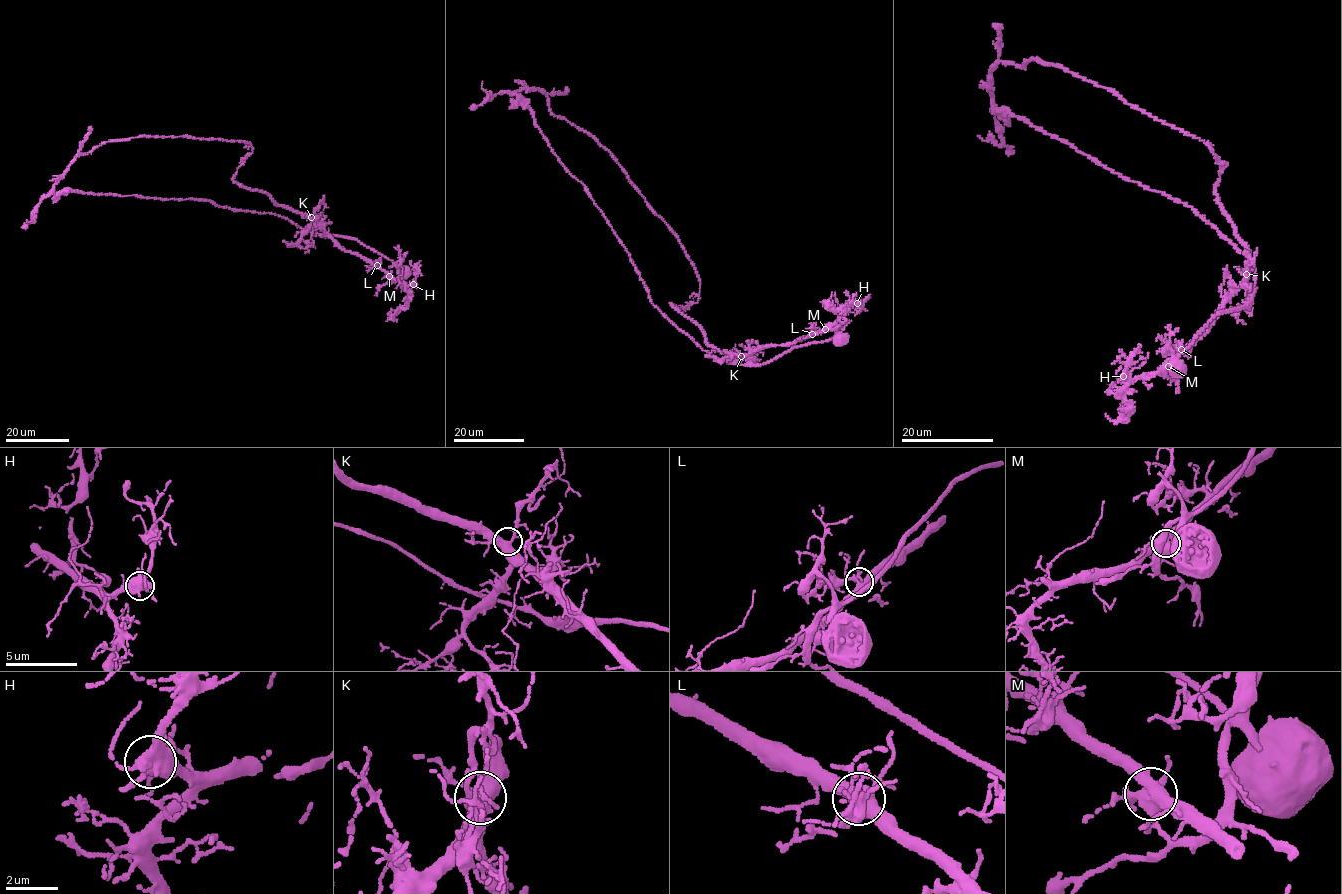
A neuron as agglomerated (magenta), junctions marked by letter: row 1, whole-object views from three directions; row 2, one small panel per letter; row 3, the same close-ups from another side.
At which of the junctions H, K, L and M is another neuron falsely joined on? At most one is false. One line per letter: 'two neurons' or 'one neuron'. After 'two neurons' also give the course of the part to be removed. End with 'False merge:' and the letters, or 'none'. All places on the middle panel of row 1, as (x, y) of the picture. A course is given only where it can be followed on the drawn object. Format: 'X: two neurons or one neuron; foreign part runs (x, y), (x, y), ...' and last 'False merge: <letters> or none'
H: one neuron
K: one neuron
L: one neuron
M: two neurons; foreign part runs (825, 328), (836, 332), (762, 364), (714, 358), (652, 302), (630, 254), (529, 108), (509, 109)
False merge: M

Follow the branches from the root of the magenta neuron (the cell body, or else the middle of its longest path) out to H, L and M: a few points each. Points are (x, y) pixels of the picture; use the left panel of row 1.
H: (404, 271), (399, 268), (397, 279), (390, 279), (395, 278), (408, 286), (413, 284)
L: (404, 271), (399, 268), (398, 277), (391, 281), (377, 265)
M: (404, 271), (399, 268), (395, 281), (391, 281), (389, 275)

